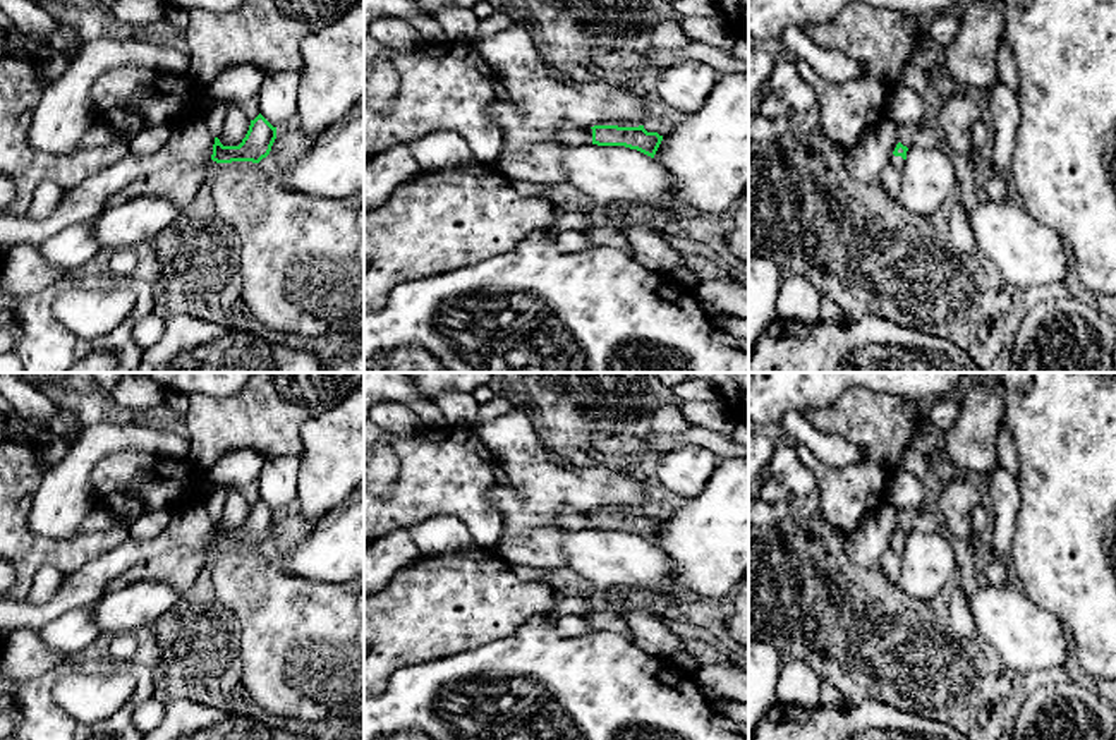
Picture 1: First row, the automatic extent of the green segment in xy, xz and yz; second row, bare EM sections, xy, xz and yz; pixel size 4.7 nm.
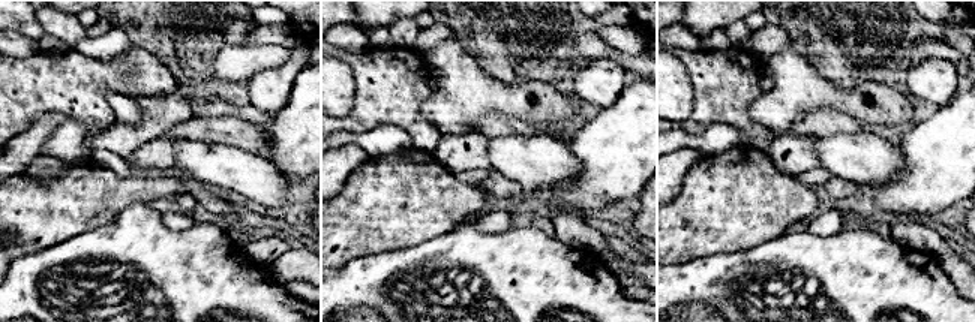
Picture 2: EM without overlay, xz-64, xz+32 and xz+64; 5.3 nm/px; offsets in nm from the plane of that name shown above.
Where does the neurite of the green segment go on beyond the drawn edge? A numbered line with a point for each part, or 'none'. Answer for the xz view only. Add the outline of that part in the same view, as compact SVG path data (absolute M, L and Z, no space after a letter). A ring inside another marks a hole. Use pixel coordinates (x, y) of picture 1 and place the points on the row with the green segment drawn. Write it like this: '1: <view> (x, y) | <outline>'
1: xz (569, 134) | M565 122L560 125L556 143L563 146L592 144L592 129L577 127L577 125Z

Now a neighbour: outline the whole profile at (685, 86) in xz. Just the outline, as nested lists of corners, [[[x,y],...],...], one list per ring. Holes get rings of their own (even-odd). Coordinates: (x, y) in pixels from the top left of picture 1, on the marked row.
[[[683,60],[656,77],[661,101],[688,115],[702,108],[718,81],[718,72],[706,62]]]

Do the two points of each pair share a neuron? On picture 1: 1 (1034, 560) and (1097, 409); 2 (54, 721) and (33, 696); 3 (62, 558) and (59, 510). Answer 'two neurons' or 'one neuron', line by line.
1: one neuron
2: one neuron
3: two neurons

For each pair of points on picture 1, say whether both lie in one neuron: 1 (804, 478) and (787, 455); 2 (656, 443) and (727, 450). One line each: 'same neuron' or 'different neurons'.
1: same neuron
2: same neuron

